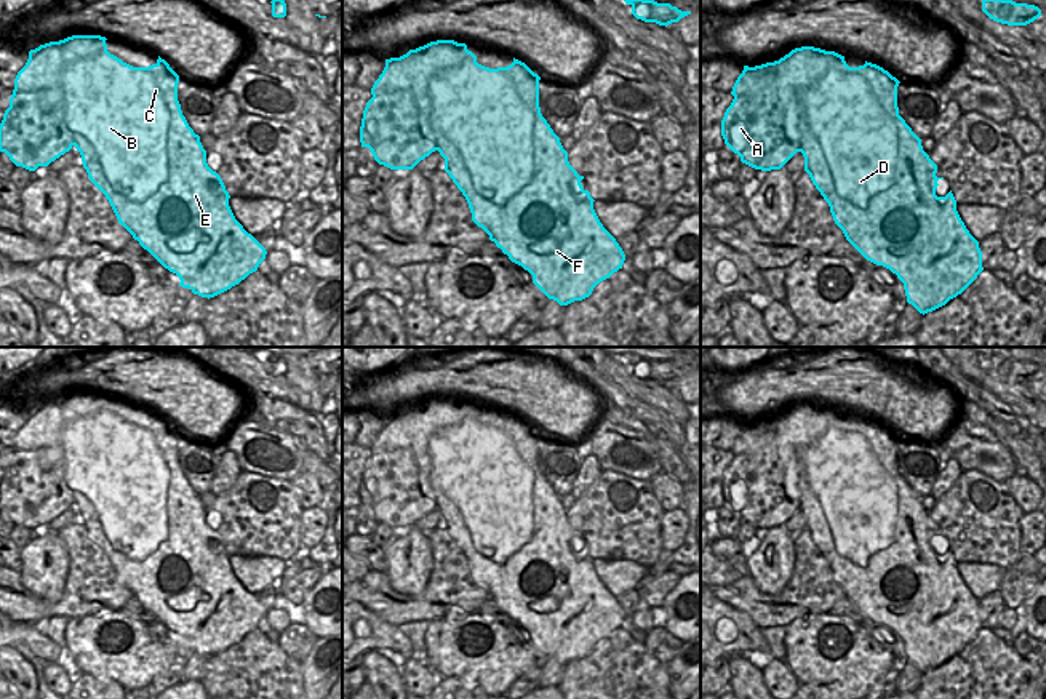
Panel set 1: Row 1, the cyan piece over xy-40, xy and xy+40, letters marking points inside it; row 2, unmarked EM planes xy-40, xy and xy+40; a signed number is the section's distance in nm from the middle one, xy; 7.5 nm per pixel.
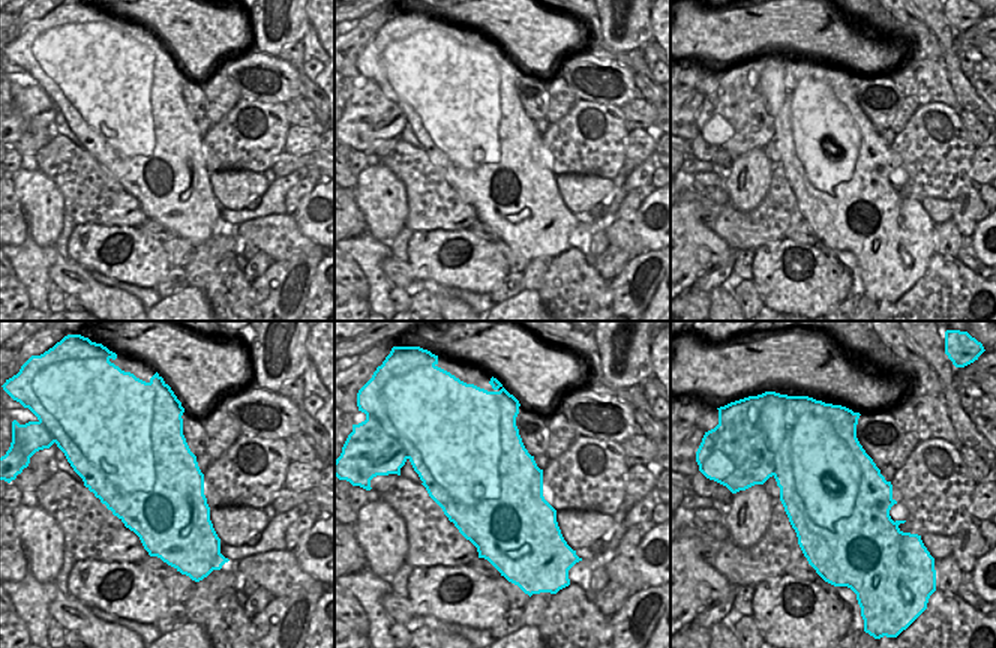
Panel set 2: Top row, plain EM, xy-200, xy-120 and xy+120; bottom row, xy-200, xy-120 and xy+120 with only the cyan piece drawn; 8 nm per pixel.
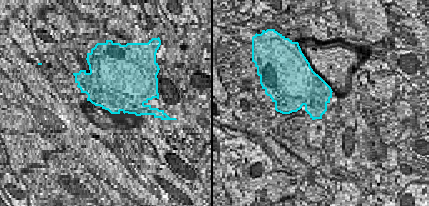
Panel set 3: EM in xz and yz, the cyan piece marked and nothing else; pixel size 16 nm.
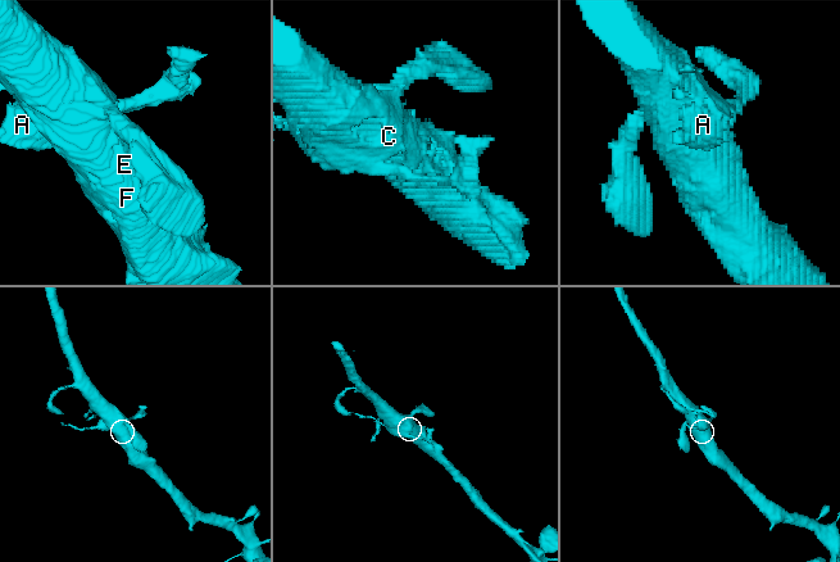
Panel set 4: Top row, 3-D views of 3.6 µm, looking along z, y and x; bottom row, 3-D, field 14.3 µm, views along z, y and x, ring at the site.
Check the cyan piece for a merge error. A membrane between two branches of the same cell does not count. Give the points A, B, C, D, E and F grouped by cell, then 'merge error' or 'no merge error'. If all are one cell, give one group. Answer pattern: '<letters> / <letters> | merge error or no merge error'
A / B C D E F | merge error

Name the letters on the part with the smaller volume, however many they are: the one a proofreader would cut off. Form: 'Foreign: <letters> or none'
Foreign: A

